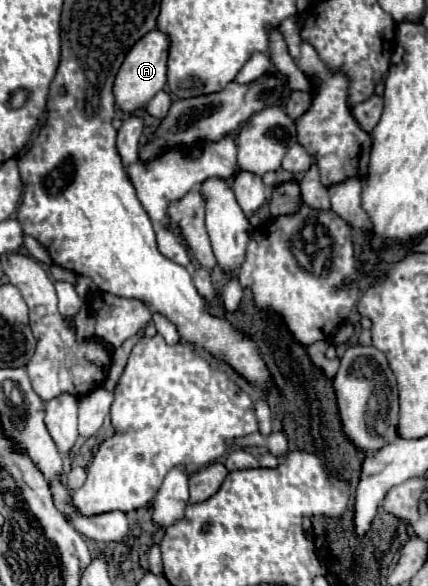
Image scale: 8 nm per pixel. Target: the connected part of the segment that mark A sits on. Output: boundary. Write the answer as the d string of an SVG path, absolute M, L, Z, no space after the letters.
M153 29L149 31L149 35L145 35L145 39L137 41L137 47L133 47L133 51L129 51L129 55L125 57L125 63L121 65L121 71L117 71L117 79L115 79L115 101L123 111L135 111L143 105L147 105L155 93L159 93L161 89L165 89L167 85L167 57L169 57L169 35Z

